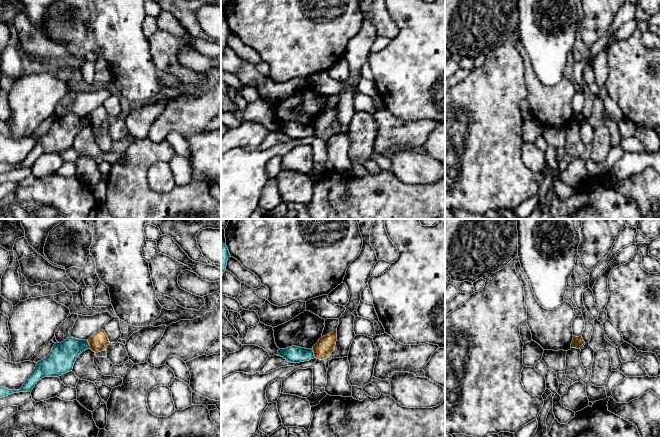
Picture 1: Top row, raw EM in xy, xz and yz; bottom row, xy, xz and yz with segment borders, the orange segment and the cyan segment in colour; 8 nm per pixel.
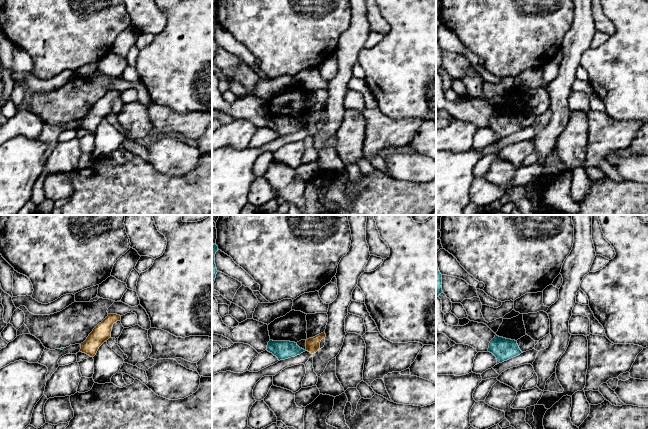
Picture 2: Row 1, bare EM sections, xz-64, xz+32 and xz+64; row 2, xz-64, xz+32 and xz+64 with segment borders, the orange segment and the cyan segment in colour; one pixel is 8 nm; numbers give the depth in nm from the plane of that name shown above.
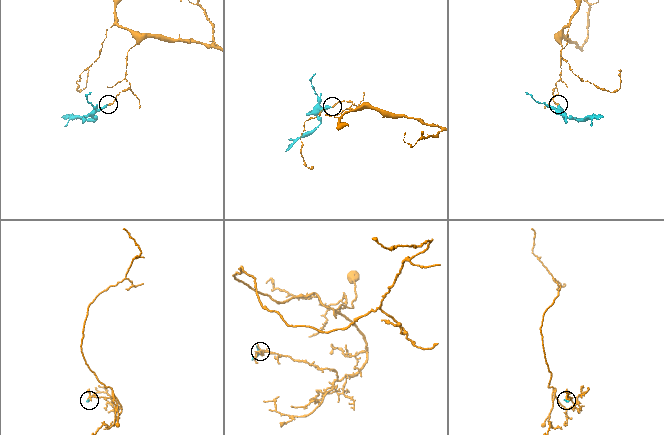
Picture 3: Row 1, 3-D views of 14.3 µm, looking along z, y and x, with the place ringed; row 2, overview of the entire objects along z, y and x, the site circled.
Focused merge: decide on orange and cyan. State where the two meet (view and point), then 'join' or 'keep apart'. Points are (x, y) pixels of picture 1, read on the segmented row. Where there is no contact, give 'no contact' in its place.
meets orange in xz at (314, 353); join

